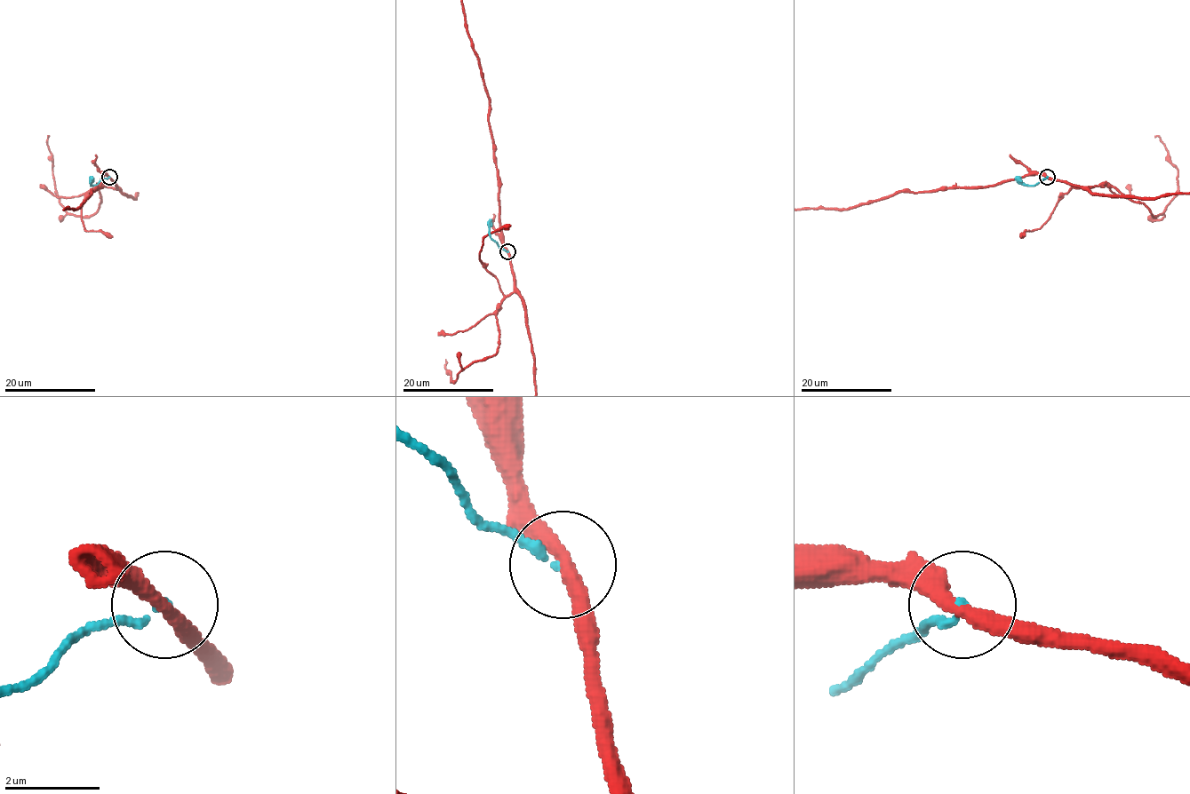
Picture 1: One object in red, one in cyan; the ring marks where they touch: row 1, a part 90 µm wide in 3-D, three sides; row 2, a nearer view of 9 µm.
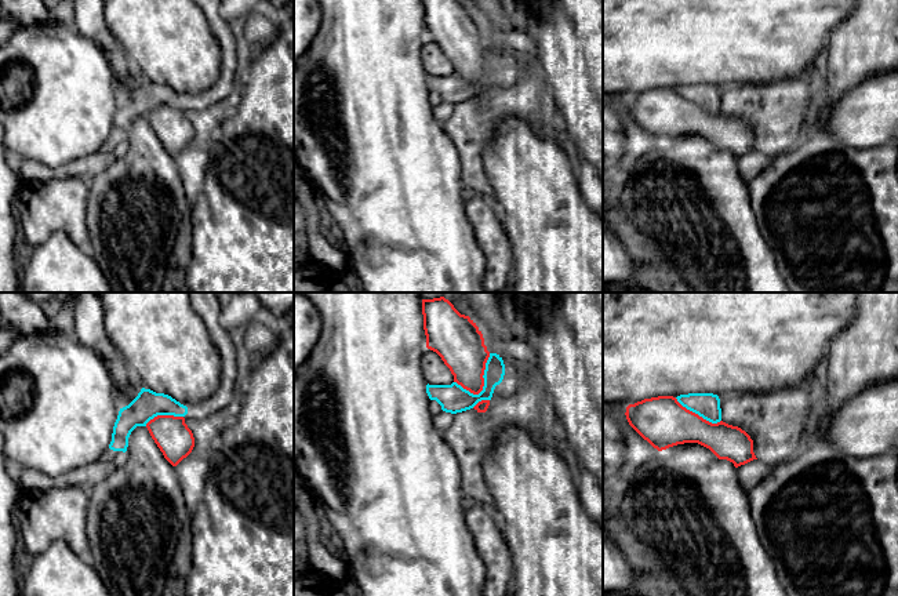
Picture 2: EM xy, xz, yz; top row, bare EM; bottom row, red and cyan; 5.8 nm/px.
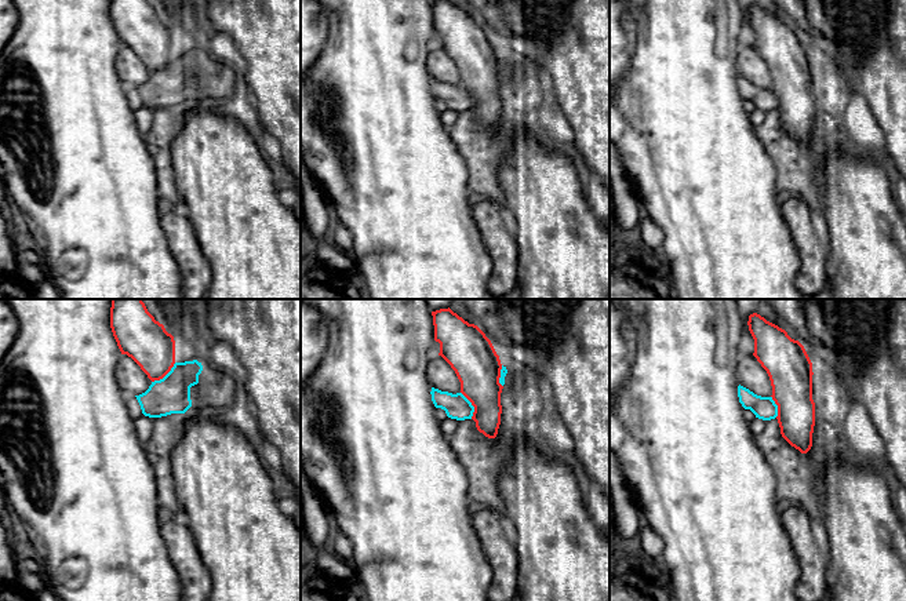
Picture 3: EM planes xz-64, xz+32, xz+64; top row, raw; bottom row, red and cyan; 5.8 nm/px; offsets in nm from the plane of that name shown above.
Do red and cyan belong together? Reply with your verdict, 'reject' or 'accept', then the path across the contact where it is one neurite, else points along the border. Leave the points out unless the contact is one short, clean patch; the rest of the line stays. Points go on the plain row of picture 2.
reject | along xz (490, 44), (483, 79), (477, 84), (471, 84), (454, 73)

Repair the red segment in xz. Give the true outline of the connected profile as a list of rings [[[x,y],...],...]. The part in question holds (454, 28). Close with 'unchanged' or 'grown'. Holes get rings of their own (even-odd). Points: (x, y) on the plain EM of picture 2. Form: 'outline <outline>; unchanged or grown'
outline [[[422,0],[422,6],[426,39],[441,48],[454,73],[479,86],[490,43],[476,14],[457,0]]]; unchanged

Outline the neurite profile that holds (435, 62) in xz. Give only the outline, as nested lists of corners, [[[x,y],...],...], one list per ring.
[[[428,39],[421,48],[421,62],[429,76],[451,76],[454,73],[454,66],[441,48]]]

